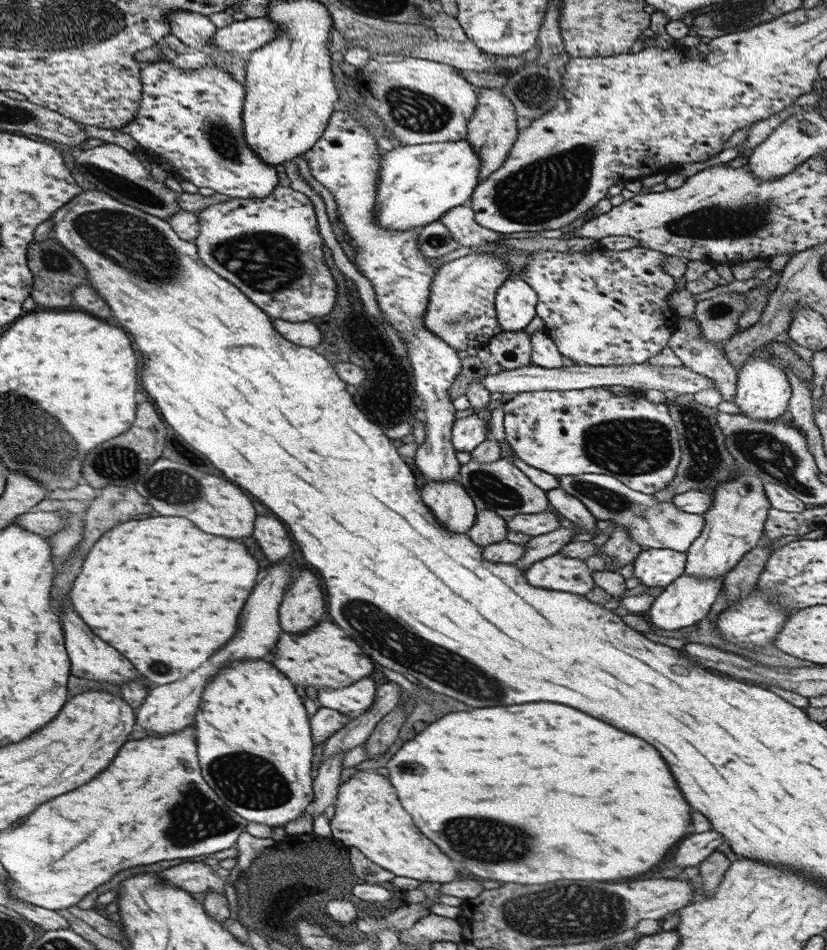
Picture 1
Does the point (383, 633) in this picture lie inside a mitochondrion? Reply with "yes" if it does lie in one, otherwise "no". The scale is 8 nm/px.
yes

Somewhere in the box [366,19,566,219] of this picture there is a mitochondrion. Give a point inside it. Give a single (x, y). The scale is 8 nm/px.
(416, 111)

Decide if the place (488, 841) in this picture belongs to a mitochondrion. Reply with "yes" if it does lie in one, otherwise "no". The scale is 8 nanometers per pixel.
yes

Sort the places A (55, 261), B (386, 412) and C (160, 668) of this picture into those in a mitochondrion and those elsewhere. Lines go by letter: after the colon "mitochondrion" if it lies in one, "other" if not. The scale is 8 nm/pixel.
A: mitochondrion
B: mitochondrion
C: mitochondrion

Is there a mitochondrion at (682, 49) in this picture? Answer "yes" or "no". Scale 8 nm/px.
no

